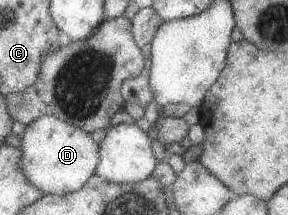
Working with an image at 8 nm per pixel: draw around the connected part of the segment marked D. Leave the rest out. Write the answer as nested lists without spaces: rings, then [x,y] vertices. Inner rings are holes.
[[[43,115],[27,126],[21,137],[21,148],[24,152],[22,167],[26,178],[36,184],[45,195],[64,195],[83,188],[96,175],[101,162],[101,145],[93,140],[90,132],[84,128],[70,125],[55,115]]]

